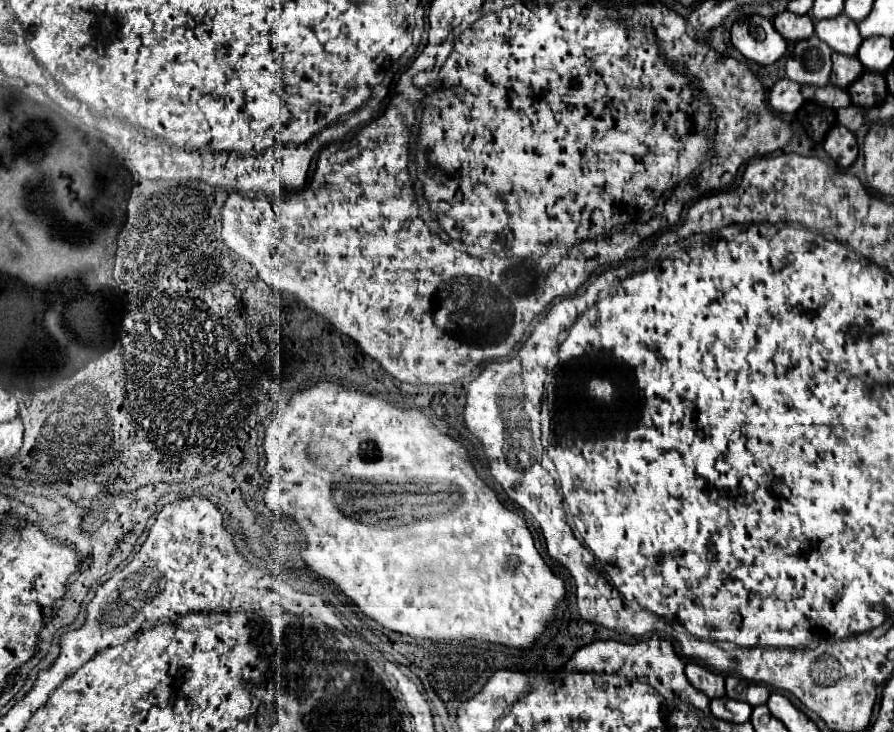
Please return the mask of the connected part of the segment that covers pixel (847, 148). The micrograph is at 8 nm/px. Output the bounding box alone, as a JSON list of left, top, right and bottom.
[823,125,857,169]

